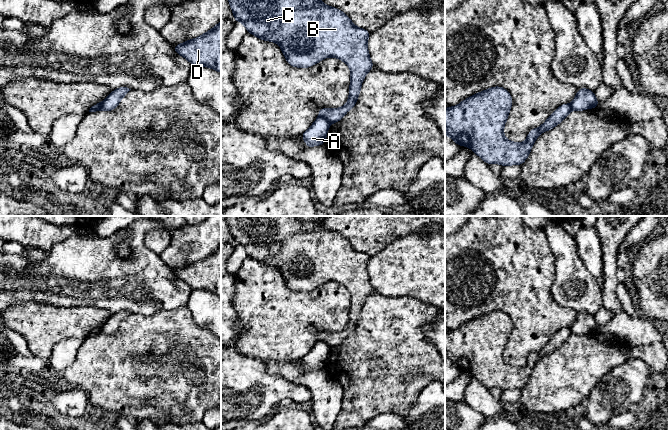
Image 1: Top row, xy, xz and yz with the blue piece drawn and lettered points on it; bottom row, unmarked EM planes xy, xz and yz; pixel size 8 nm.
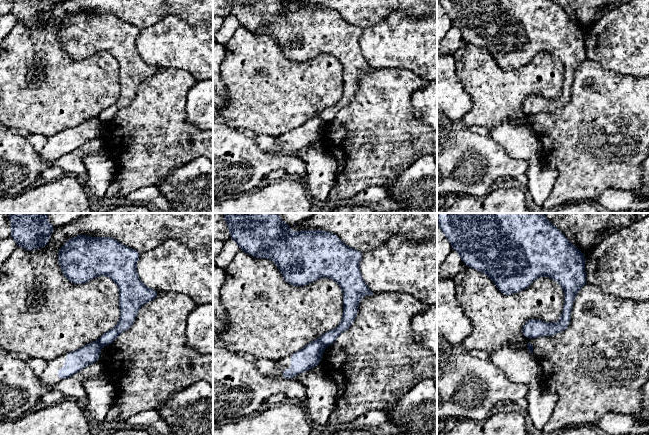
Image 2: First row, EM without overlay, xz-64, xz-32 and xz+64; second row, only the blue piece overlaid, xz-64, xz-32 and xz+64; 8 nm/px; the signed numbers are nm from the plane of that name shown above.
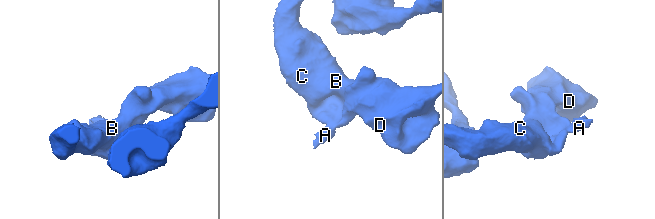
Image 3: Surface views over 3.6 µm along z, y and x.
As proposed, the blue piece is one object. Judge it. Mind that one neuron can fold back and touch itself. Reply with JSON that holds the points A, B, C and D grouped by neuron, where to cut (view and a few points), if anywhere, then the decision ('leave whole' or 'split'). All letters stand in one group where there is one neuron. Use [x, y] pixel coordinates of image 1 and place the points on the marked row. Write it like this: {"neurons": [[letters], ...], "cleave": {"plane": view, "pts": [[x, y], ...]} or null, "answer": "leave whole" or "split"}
{"neurons": [["A"], ["B", "C", "D"]], "cleave": {"plane": "xz", "pts": [[320, 116], [330, 122]]}, "answer": "split"}

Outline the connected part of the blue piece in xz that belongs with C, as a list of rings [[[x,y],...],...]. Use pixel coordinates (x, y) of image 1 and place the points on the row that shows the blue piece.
[[[228,0],[234,13],[234,21],[242,22],[247,30],[260,40],[277,43],[293,67],[308,68],[326,57],[336,57],[351,70],[349,99],[341,108],[320,108],[320,117],[330,123],[339,122],[357,102],[361,84],[374,67],[370,60],[367,41],[368,30],[356,27],[341,10],[323,4],[320,0]]]

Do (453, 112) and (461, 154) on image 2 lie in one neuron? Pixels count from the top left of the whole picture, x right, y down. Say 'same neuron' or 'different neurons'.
different neurons

